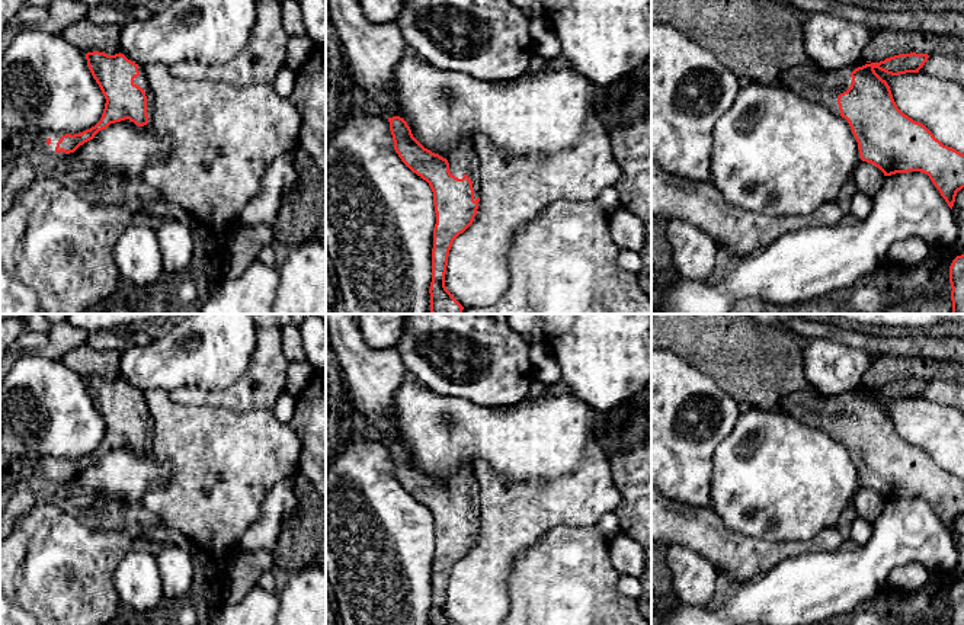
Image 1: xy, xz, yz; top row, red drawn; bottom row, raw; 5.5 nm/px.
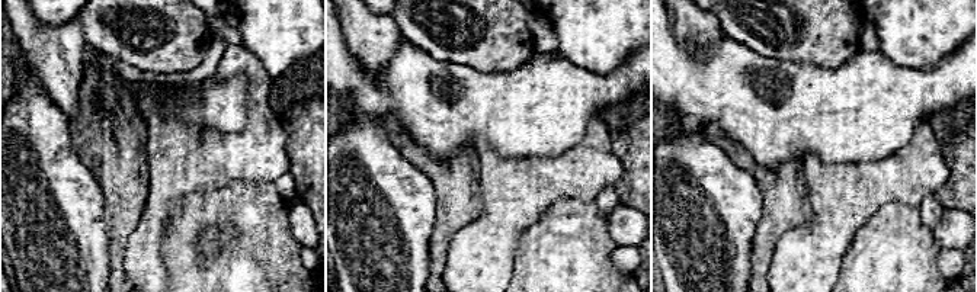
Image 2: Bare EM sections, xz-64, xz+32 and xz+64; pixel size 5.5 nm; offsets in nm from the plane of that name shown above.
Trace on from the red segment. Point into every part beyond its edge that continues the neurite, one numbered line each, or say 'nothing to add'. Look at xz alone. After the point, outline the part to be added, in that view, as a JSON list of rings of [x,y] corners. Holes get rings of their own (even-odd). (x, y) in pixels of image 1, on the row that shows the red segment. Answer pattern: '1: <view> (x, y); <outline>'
1: xz (463, 160); [[[470,140],[458,144],[448,156],[446,160],[449,163],[449,172],[458,179],[462,179],[465,174],[473,182],[474,189],[474,201],[480,195],[478,186],[478,161],[474,151],[474,142]]]

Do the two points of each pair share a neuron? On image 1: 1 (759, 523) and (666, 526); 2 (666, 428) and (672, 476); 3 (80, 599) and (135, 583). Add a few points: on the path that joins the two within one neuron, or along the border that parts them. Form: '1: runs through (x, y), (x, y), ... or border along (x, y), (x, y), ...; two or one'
1: border along (710, 506), (726, 526), (756, 538); two
2: runs through (666, 439), (672, 451), (672, 464); one
3: border along (124, 555), (114, 573), (114, 589), (119, 602); two

